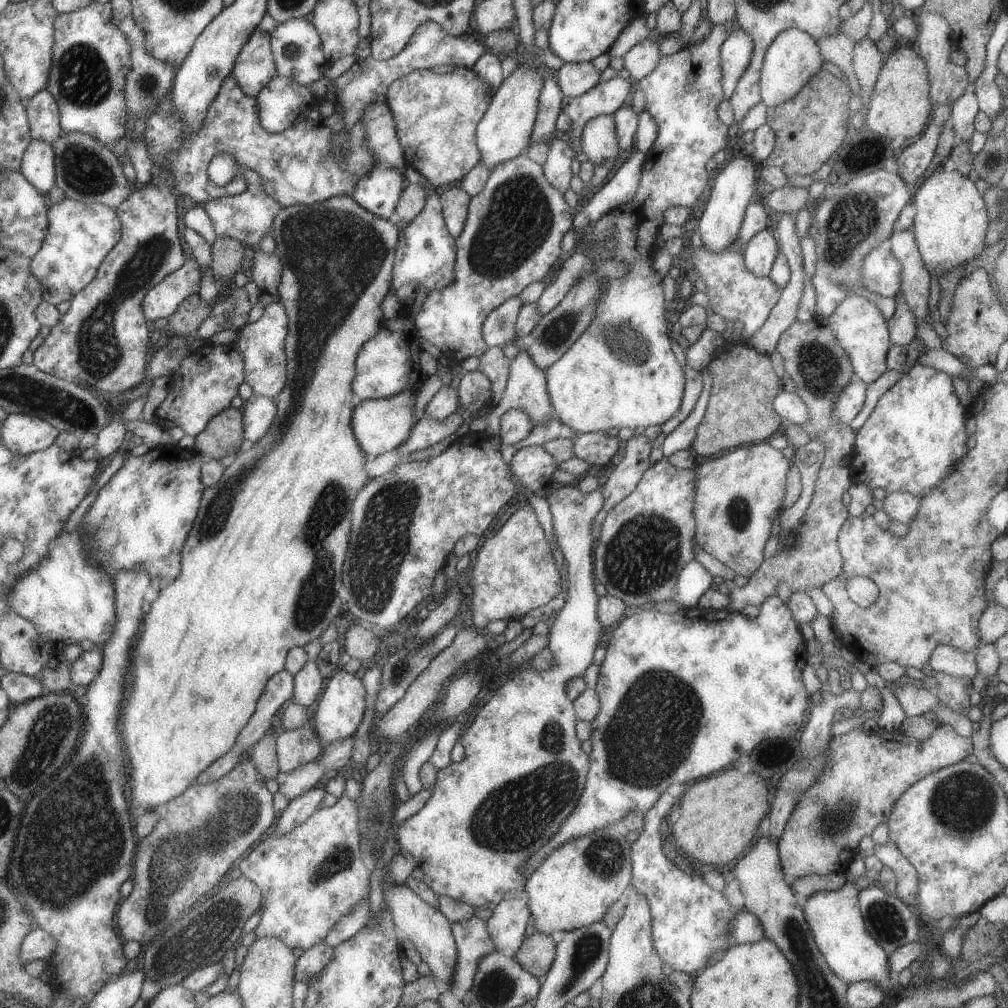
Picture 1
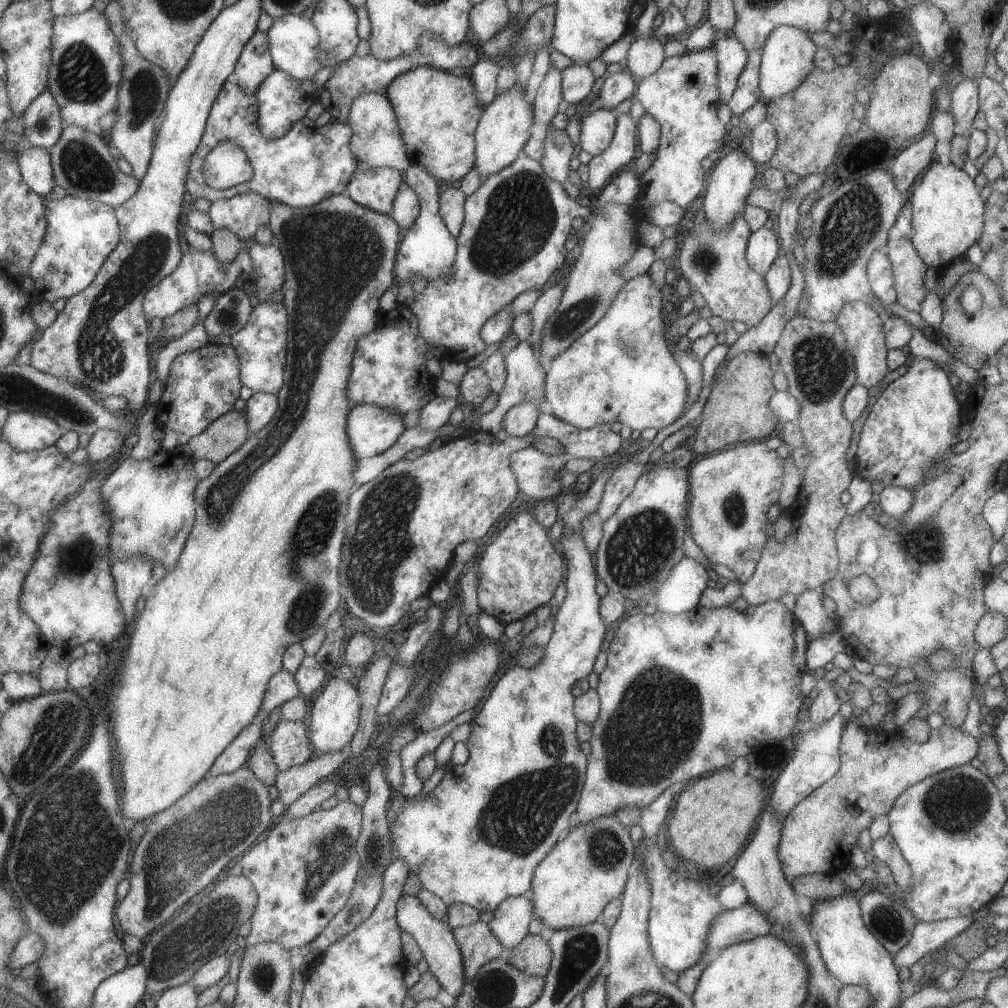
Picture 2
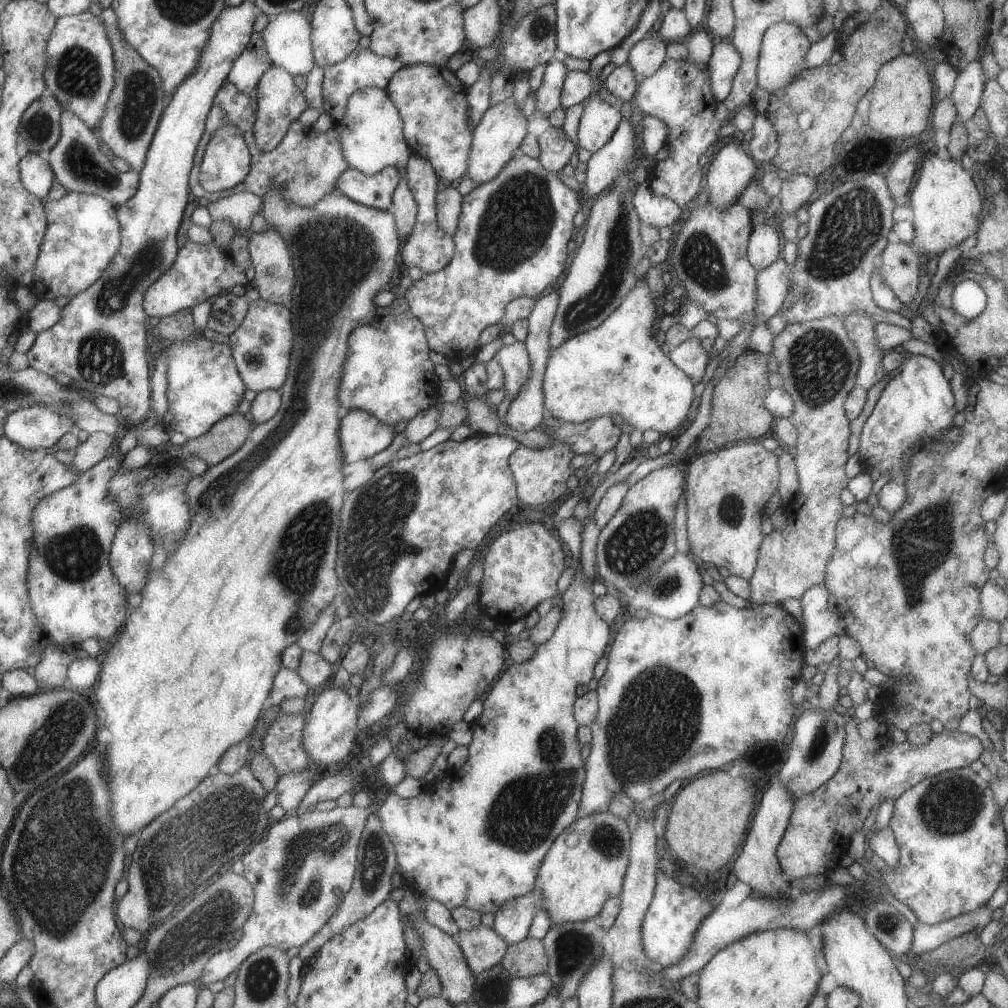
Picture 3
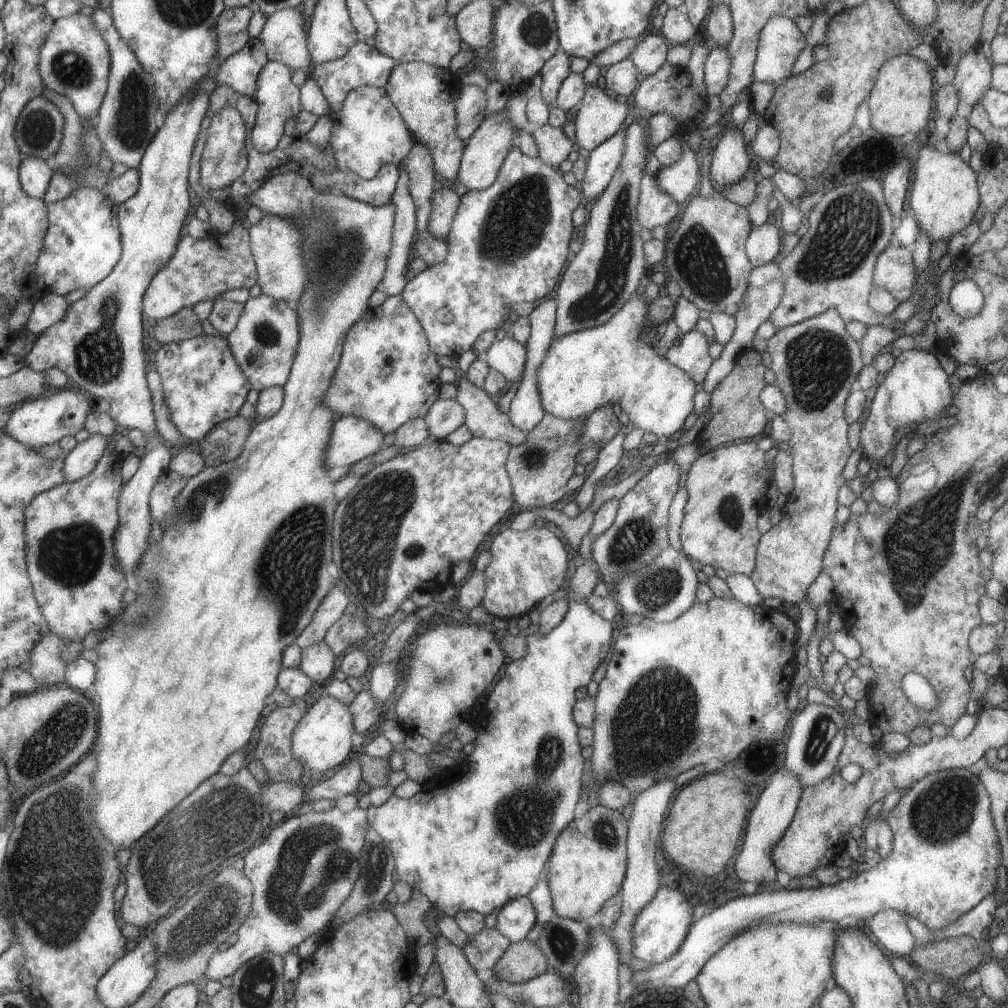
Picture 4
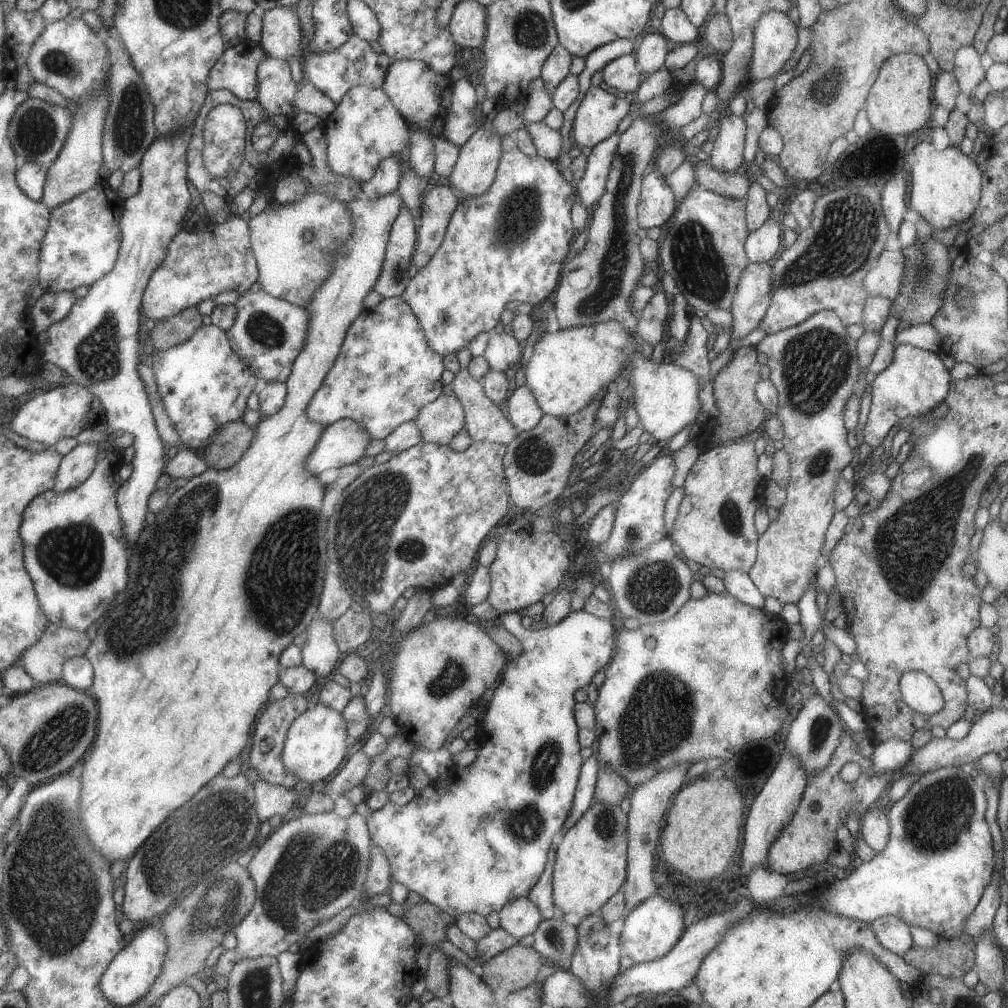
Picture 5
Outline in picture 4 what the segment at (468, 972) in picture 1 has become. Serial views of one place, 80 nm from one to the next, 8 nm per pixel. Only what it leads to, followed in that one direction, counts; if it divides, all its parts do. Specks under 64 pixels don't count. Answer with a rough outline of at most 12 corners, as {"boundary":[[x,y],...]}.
{"boundary":[[496,929],[465,938],[473,971],[489,970],[510,944]]}

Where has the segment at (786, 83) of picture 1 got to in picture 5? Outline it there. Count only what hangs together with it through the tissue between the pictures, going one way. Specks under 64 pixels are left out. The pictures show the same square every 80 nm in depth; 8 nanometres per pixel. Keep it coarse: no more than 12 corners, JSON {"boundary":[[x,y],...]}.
{"boundary":[[779,10],[759,14],[748,75],[774,79],[797,46]]}

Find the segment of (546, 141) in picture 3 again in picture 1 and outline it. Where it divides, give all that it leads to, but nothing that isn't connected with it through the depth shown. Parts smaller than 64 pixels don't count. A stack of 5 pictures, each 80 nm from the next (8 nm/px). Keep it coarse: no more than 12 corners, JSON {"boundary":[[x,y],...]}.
{"boundary":[[566,136],[549,141],[542,166],[547,182],[561,194],[570,187],[576,151]]}

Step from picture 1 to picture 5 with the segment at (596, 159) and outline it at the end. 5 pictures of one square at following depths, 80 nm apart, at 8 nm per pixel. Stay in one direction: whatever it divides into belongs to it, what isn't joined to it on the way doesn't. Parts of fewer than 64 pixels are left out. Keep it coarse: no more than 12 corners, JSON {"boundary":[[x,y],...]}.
{"boundary":[[590,86],[570,137],[594,148],[617,130],[630,102]]}

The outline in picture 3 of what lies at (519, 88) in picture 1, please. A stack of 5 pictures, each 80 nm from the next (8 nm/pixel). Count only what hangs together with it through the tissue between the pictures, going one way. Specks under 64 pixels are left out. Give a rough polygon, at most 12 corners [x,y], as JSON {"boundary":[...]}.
{"boundary":[[512,98],[472,130],[466,174],[491,180],[517,152],[526,119]]}

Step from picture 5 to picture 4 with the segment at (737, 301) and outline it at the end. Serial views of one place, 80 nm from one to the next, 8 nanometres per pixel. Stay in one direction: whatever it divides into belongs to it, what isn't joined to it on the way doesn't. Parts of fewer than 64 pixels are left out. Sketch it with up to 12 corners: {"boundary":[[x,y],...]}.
{"boundary":[[775,261],[751,268],[735,331],[700,387],[713,388],[777,308],[783,282]]}

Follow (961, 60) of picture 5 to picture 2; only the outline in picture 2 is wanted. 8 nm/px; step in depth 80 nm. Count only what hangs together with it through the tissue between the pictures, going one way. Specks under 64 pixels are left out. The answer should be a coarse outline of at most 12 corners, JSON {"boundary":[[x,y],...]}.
{"boundary":[[962,78],[950,92],[957,132],[972,126],[977,78]]}

